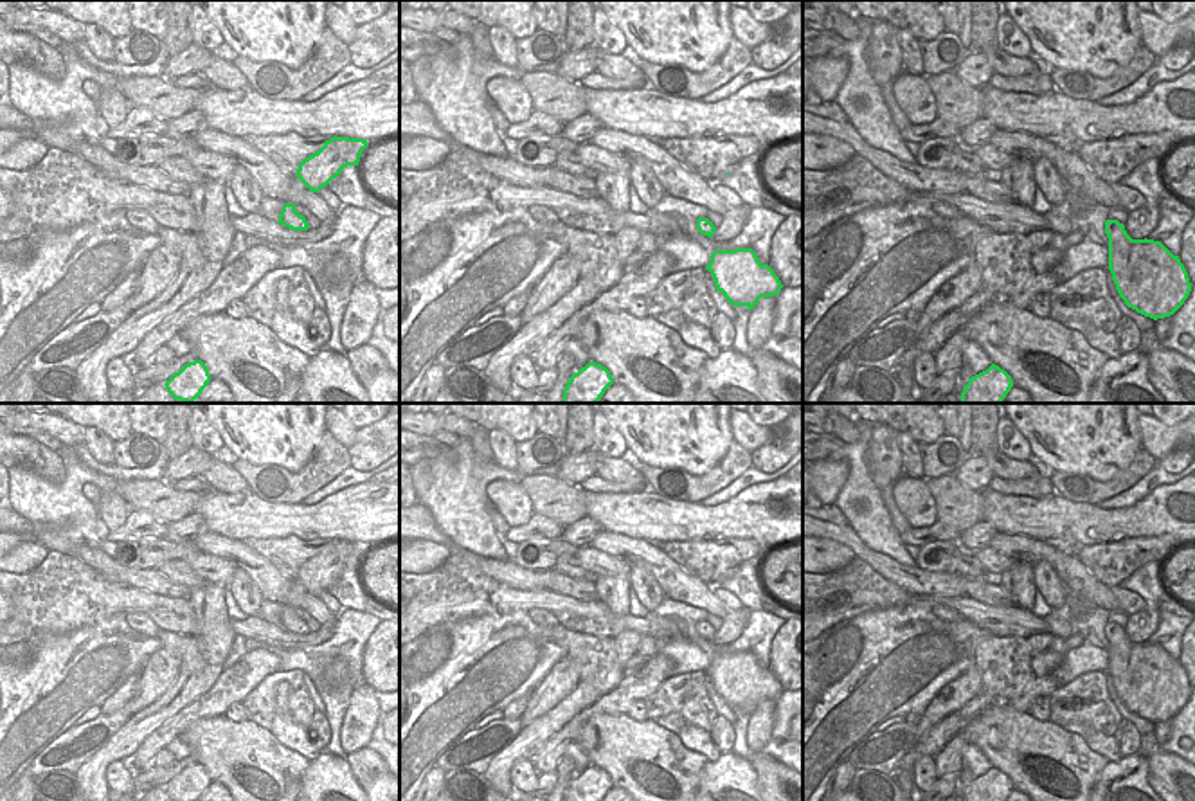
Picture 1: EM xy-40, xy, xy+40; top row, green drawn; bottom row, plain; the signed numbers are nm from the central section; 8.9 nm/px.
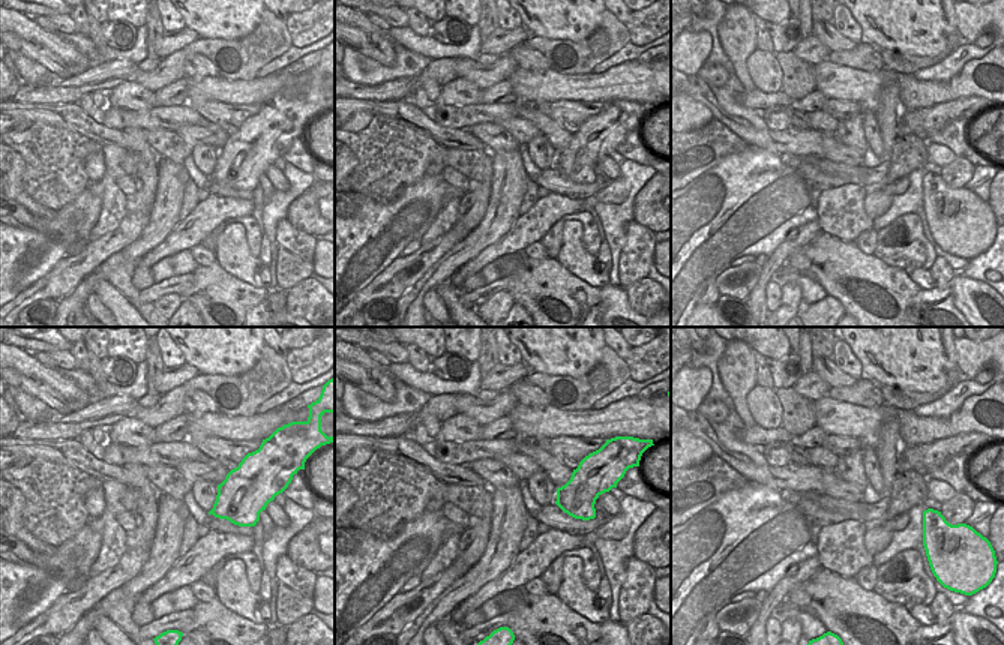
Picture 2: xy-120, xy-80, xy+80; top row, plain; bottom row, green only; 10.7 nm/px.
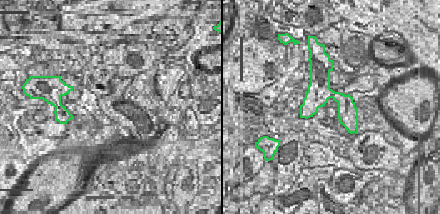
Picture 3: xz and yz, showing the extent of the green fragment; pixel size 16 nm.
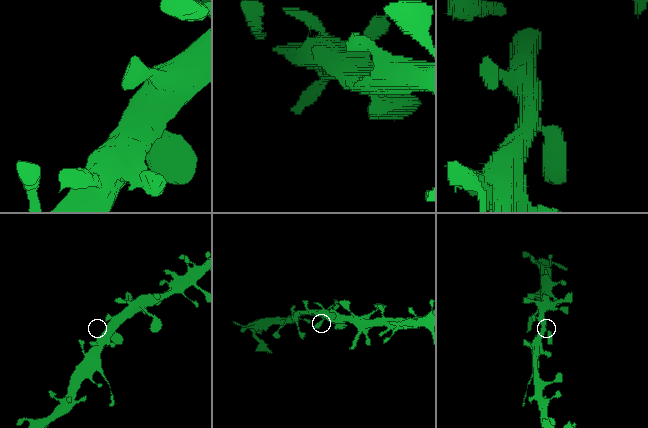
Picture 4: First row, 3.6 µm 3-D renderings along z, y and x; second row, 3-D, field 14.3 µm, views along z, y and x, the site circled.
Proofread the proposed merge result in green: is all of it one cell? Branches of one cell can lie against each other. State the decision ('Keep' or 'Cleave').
Keep.

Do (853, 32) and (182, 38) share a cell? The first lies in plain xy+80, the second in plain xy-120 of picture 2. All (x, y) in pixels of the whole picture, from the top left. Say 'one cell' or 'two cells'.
two cells

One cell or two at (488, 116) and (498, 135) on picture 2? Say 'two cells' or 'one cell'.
two cells

